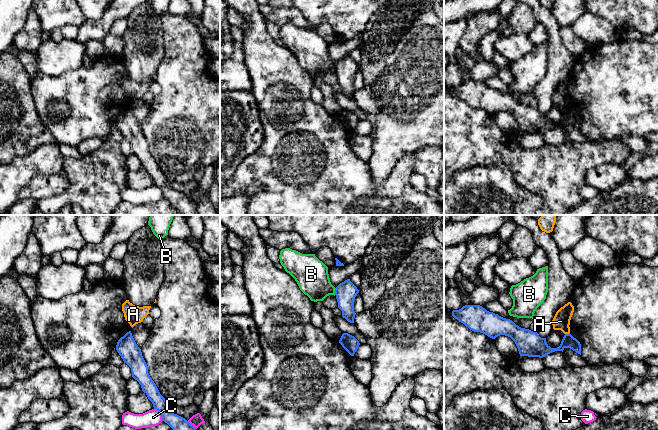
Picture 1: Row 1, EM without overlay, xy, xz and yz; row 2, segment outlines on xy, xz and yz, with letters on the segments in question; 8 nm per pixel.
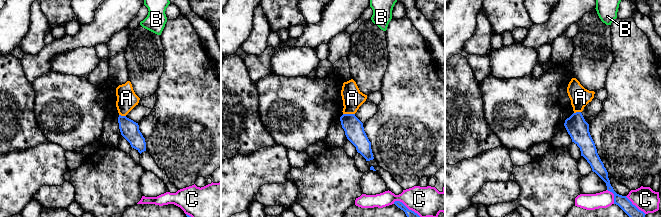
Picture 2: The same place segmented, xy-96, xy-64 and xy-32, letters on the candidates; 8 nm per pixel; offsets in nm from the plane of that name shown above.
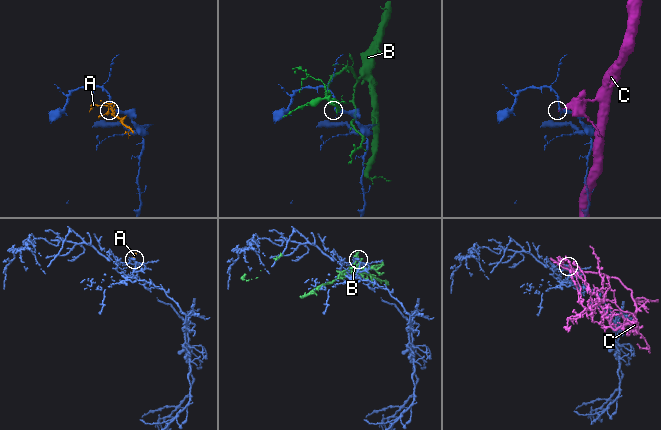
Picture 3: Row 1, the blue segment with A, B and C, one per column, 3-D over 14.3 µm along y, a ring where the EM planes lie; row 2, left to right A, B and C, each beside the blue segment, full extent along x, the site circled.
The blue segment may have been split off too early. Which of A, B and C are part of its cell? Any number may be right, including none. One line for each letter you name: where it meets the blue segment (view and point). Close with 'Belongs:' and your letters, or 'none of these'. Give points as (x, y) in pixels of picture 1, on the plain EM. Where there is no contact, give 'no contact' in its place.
Belongs: none of these

